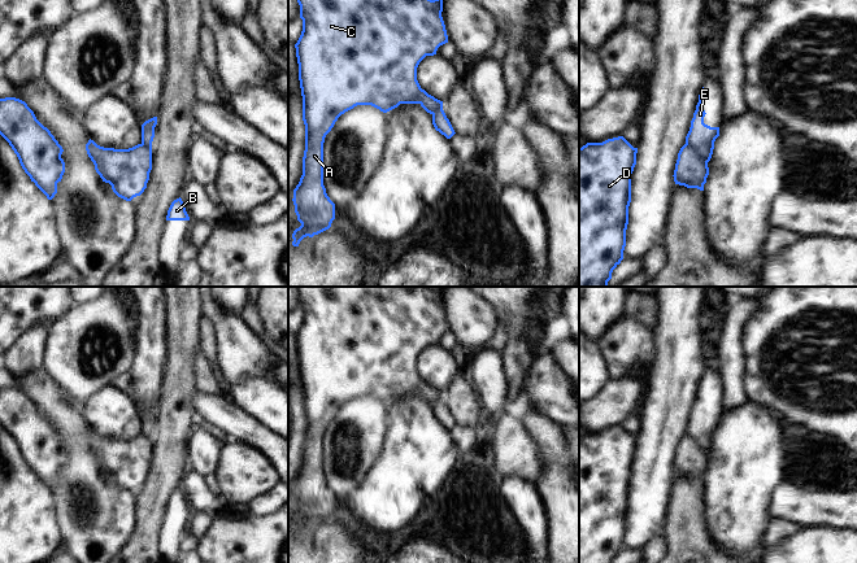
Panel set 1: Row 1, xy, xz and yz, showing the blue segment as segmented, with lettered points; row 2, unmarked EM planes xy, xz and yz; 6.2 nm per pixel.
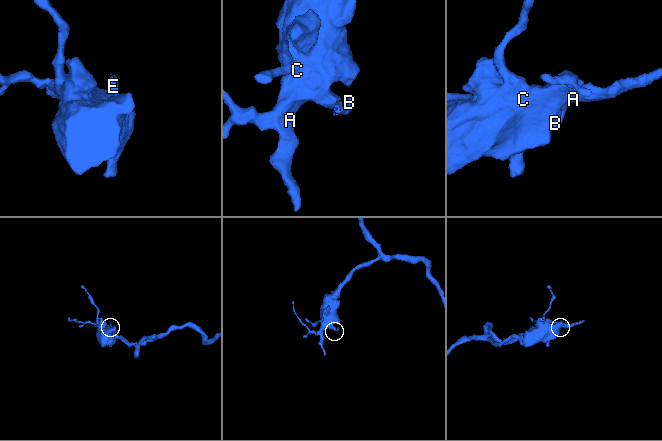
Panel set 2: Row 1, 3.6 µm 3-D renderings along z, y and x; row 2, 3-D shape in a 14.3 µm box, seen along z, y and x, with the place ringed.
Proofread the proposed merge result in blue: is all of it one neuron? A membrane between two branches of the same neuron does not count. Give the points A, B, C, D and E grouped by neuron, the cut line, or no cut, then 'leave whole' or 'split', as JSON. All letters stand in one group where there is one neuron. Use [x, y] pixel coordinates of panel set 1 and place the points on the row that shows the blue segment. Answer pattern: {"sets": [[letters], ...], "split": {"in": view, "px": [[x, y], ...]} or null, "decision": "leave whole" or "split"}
{"sets": [["A", "C", "D"], ["B", "E"]], "split": {"in": "yz", "px": [[686, 142], [707, 165]]}, "decision": "split"}

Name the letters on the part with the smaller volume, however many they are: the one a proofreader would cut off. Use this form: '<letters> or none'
B, E

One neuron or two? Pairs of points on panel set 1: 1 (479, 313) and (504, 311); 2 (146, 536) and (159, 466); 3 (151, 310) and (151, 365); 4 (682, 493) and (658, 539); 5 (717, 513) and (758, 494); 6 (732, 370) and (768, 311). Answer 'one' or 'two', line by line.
1: two
2: one
3: one
4: two
5: one
6: two

